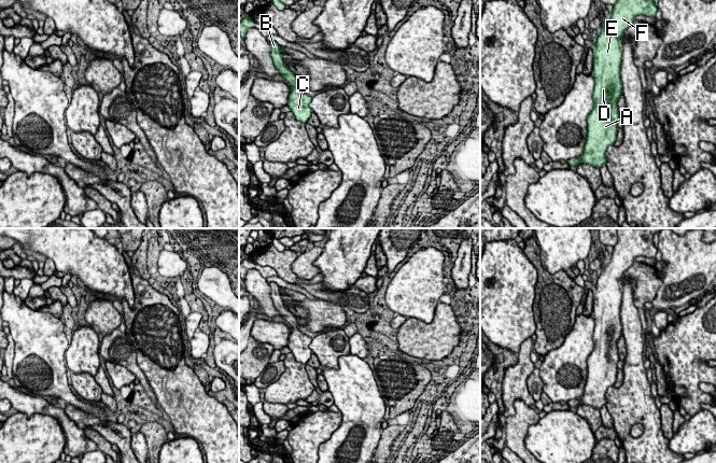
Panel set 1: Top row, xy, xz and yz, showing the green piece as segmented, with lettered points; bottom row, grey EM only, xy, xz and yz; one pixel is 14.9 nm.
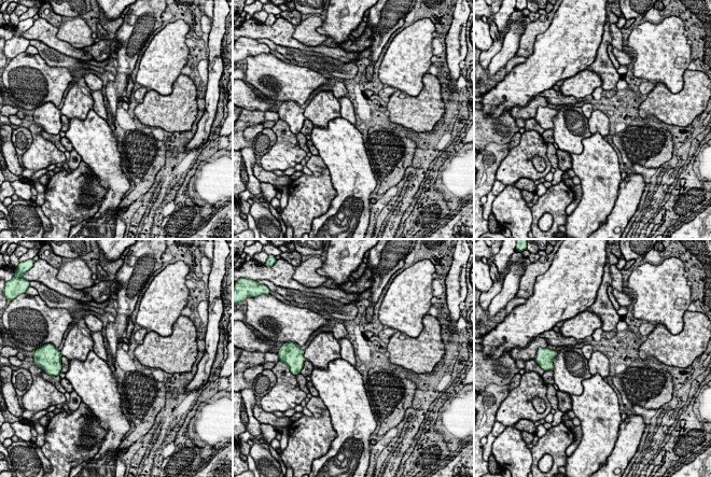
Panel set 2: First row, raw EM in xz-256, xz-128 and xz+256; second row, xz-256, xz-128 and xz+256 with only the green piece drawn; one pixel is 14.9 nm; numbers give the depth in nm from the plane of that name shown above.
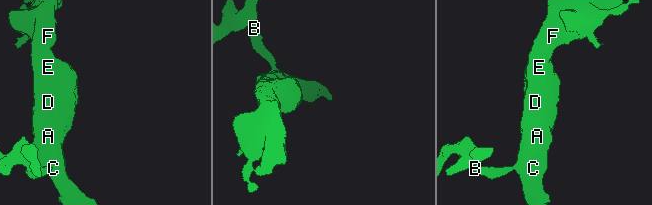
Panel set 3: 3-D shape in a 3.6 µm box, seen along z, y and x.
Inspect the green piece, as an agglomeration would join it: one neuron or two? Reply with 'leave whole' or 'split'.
leave whole

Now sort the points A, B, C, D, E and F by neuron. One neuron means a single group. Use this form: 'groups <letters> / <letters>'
groups A B C D E F

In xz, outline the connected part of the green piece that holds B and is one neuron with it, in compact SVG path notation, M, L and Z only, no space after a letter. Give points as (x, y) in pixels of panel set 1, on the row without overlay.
M270 282L269 285L271 289L271 299L275 307L292 328L291 335L289 337L287 348L291 350L297 362L306 365L312 354L312 350L309 348L312 338L303 334L296 328L296 326L298 325L297 320L294 314L284 307L280 286L276 282Z

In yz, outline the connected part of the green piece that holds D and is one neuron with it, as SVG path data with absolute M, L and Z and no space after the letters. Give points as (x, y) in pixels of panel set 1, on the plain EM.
M617 228L617 242L614 245L613 254L605 262L601 275L598 277L593 293L593 350L588 356L588 374L585 391L581 399L571 399L566 402L568 406L575 407L579 404L588 405L598 409L606 406L606 392L609 387L614 387L617 379L617 363L619 361L617 341L622 334L620 320L620 307L622 292L620 289L620 278L623 272L635 262L636 256L656 258L658 248L654 243L654 235L664 228Z

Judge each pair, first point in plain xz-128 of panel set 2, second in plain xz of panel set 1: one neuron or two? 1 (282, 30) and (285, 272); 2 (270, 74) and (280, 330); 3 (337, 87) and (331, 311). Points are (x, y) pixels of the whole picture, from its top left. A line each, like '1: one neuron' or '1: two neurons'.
1: one neuron
2: two neurons
3: two neurons

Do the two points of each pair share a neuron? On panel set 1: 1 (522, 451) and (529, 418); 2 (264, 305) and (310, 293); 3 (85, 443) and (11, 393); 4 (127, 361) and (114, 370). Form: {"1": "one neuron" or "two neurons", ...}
{"1": "one neuron", "2": "two neurons", "3": "one neuron", "4": "two neurons"}

